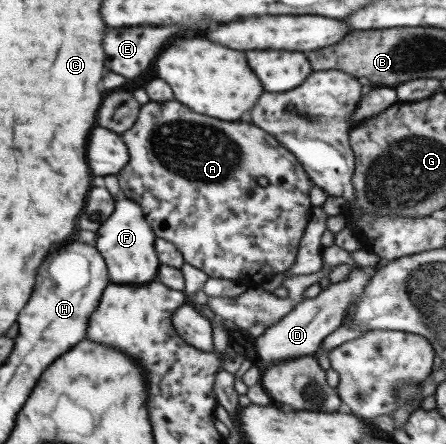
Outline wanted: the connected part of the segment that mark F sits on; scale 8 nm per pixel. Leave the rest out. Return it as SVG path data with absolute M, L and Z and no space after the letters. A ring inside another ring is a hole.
M118 200L114 204L114 212L97 231L95 246L107 264L110 283L149 284L156 280L161 265L155 250L157 237L148 225L140 204L132 200Z

